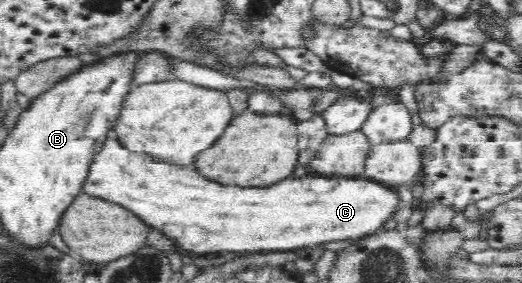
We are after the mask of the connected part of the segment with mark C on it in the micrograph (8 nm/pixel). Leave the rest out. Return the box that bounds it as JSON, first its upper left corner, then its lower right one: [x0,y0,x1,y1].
[81,138,400,257]

